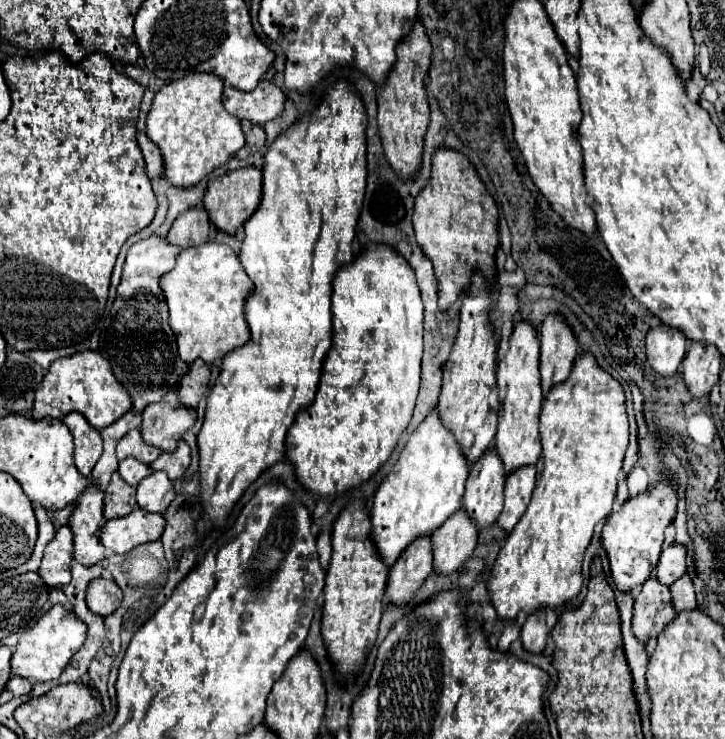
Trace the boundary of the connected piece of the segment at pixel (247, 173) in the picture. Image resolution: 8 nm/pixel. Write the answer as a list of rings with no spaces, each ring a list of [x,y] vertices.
[[[239,167],[235,171],[229,171],[209,181],[205,197],[203,197],[203,205],[209,211],[209,219],[217,229],[235,235],[237,229],[253,215],[253,211],[259,205],[259,199],[261,199],[261,169]]]

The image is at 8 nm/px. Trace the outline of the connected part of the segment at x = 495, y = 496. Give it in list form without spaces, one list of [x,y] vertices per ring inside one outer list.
[[[493,447],[491,451],[487,451],[487,455],[483,455],[483,459],[479,459],[479,463],[471,465],[471,473],[469,473],[465,495],[463,495],[463,507],[471,515],[477,527],[489,527],[497,521],[503,509],[503,489],[505,489],[505,465],[497,449]]]

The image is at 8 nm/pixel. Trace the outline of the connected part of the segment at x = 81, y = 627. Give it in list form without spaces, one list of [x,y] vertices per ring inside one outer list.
[[[61,605],[51,607],[31,629],[27,629],[21,635],[17,647],[11,655],[11,673],[19,675],[23,679],[29,679],[31,683],[59,679],[59,675],[63,673],[69,659],[83,645],[85,633],[87,633],[85,623],[81,623],[71,611],[63,609]]]

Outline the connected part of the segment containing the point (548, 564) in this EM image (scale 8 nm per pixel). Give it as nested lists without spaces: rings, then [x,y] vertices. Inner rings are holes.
[[[591,353],[579,355],[567,383],[561,383],[547,393],[541,409],[539,431],[543,451],[539,461],[535,463],[537,485],[533,489],[531,503],[501,547],[489,579],[491,601],[503,619],[515,619],[519,611],[525,611],[525,615],[529,615],[539,607],[555,609],[579,595],[583,581],[583,553],[593,537],[595,525],[611,513],[613,497],[617,491],[617,475],[621,471],[629,443],[629,421],[625,411],[623,385],[605,369],[601,369]]]

